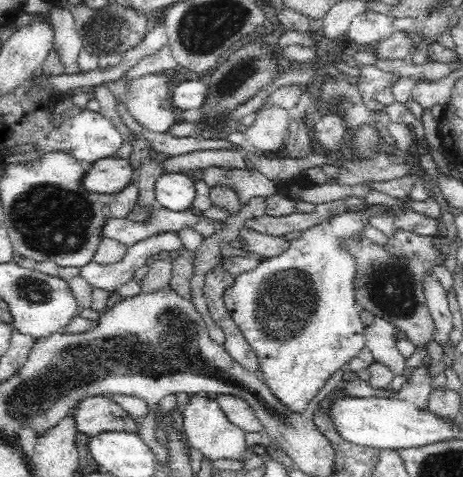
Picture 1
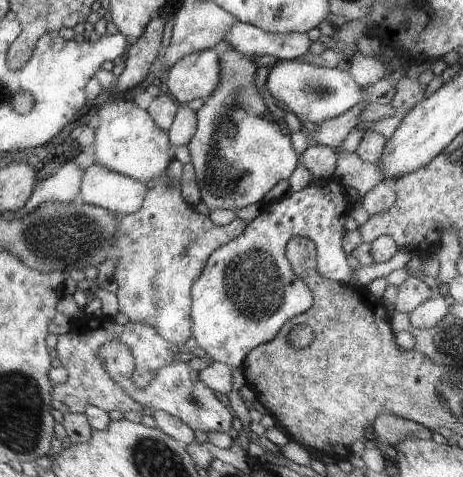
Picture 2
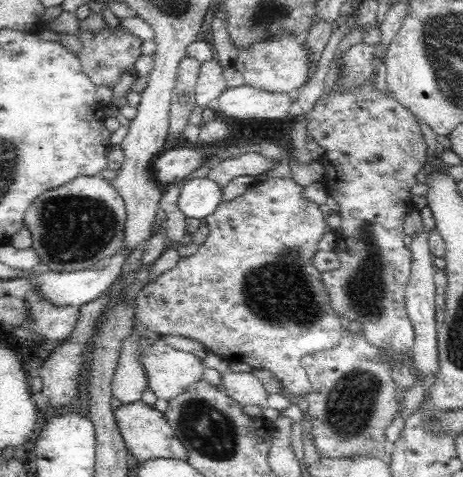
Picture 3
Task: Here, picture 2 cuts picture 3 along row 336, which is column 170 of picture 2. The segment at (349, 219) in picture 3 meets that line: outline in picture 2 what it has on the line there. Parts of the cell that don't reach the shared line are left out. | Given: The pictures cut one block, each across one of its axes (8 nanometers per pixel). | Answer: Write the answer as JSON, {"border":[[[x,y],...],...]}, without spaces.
{"border":[[[111,340],[107,342],[101,350],[99,350],[99,360],[105,366],[105,370],[111,374],[111,378],[121,384],[123,390],[129,392],[129,396],[133,396],[133,400],[137,400],[141,406],[145,406],[149,412],[167,412],[171,416],[181,418],[189,428],[193,428],[193,432],[219,432],[219,434],[231,434],[233,432],[233,420],[237,418],[237,414],[231,410],[231,406],[227,404],[225,398],[217,396],[217,392],[213,388],[209,388],[203,380],[201,380],[201,372],[189,366],[189,358],[183,356],[181,360],[177,360],[171,366],[165,366],[157,372],[157,378],[145,386],[145,390],[137,388],[131,380],[133,370],[135,370],[135,358],[131,354],[131,348],[125,346],[123,342]]]}

